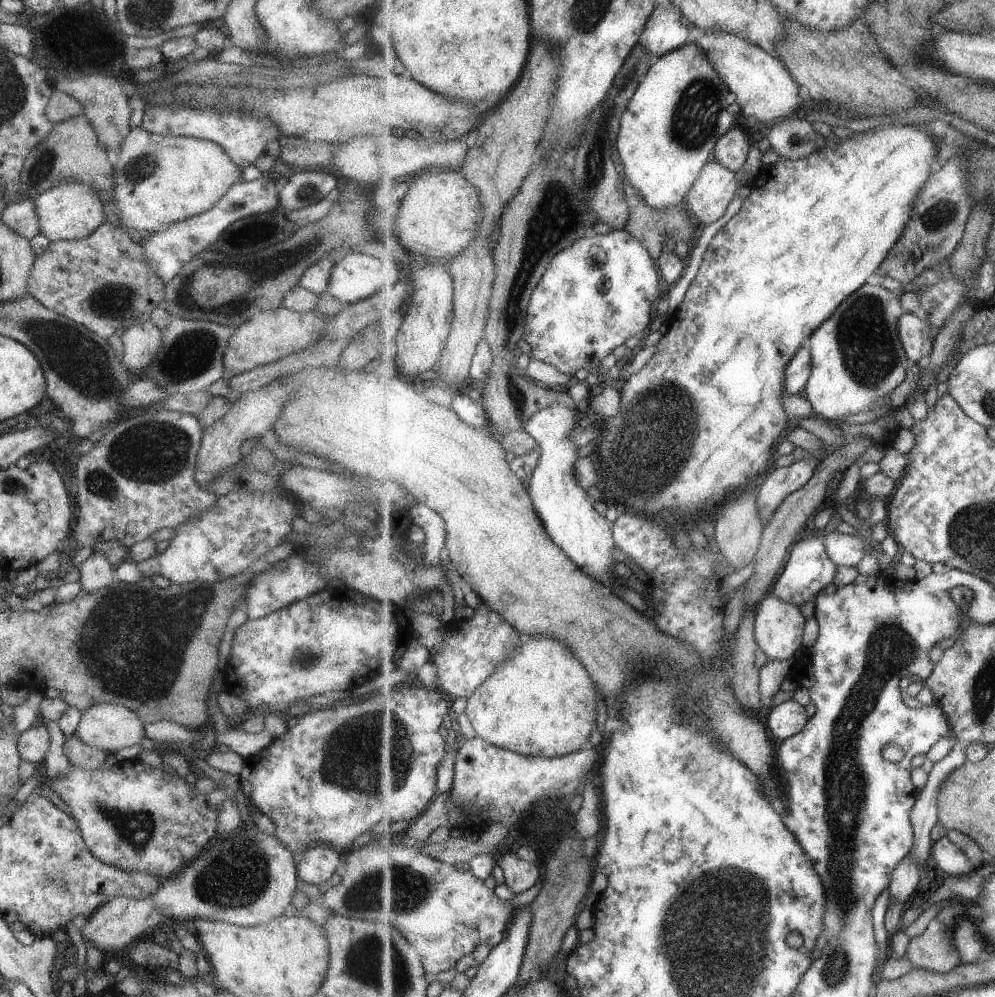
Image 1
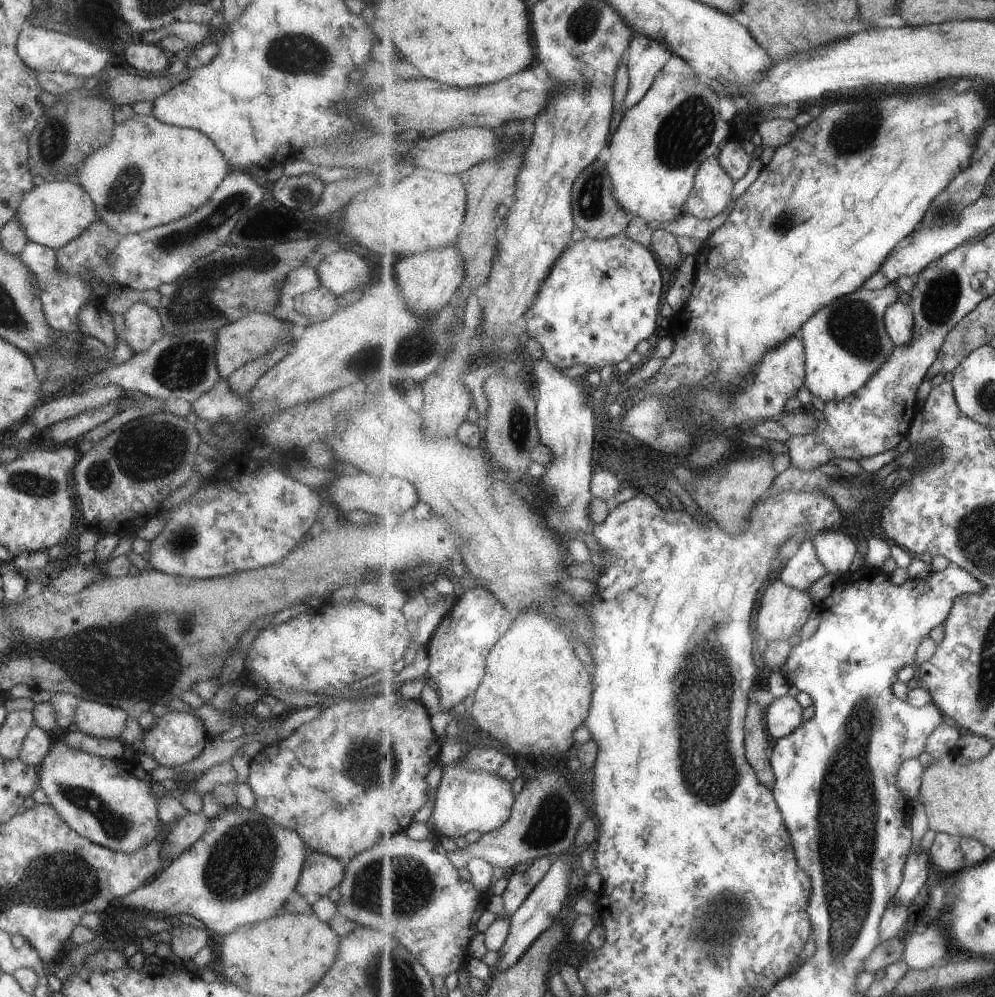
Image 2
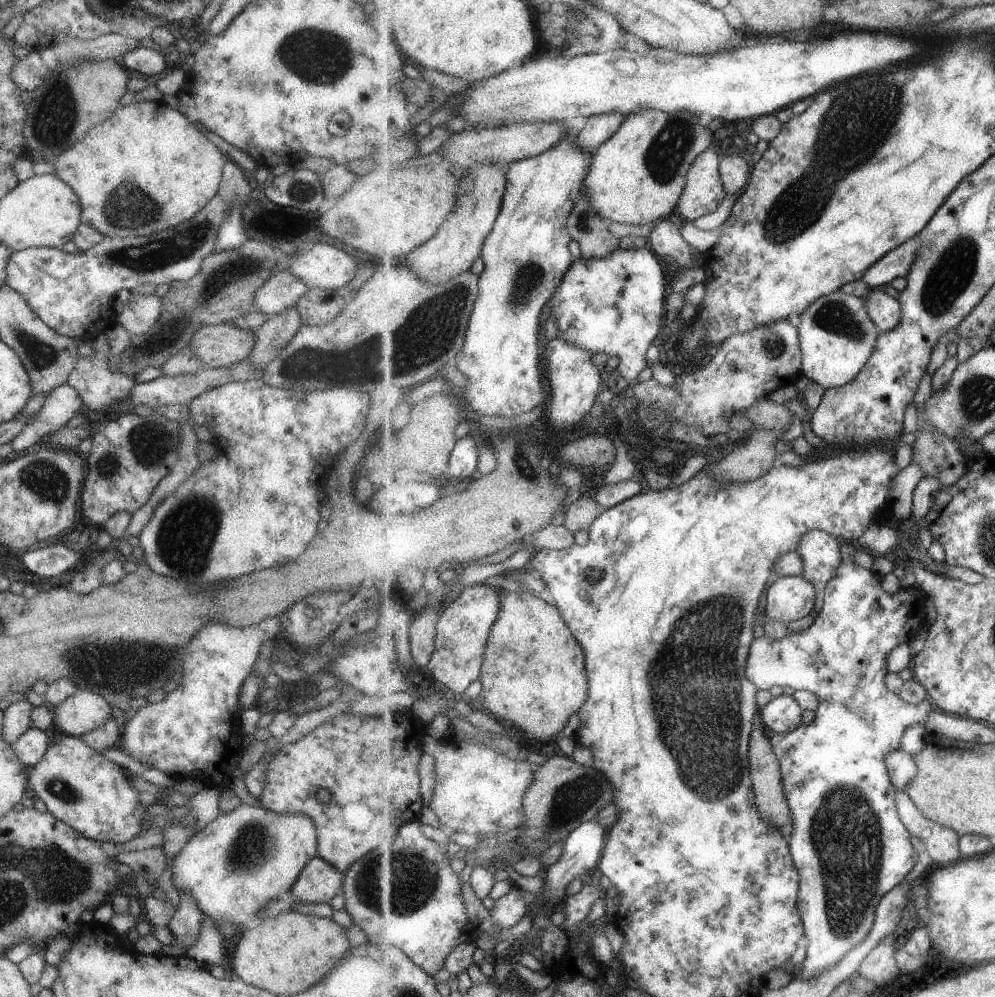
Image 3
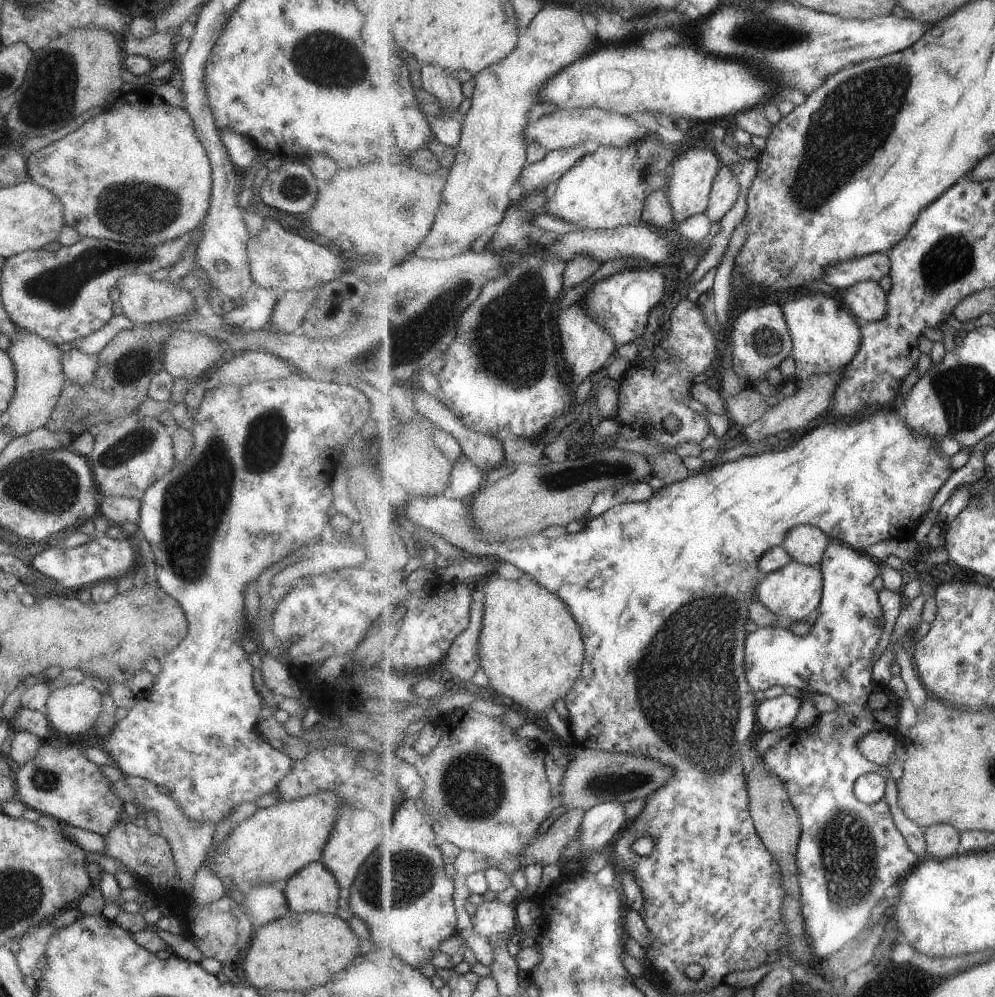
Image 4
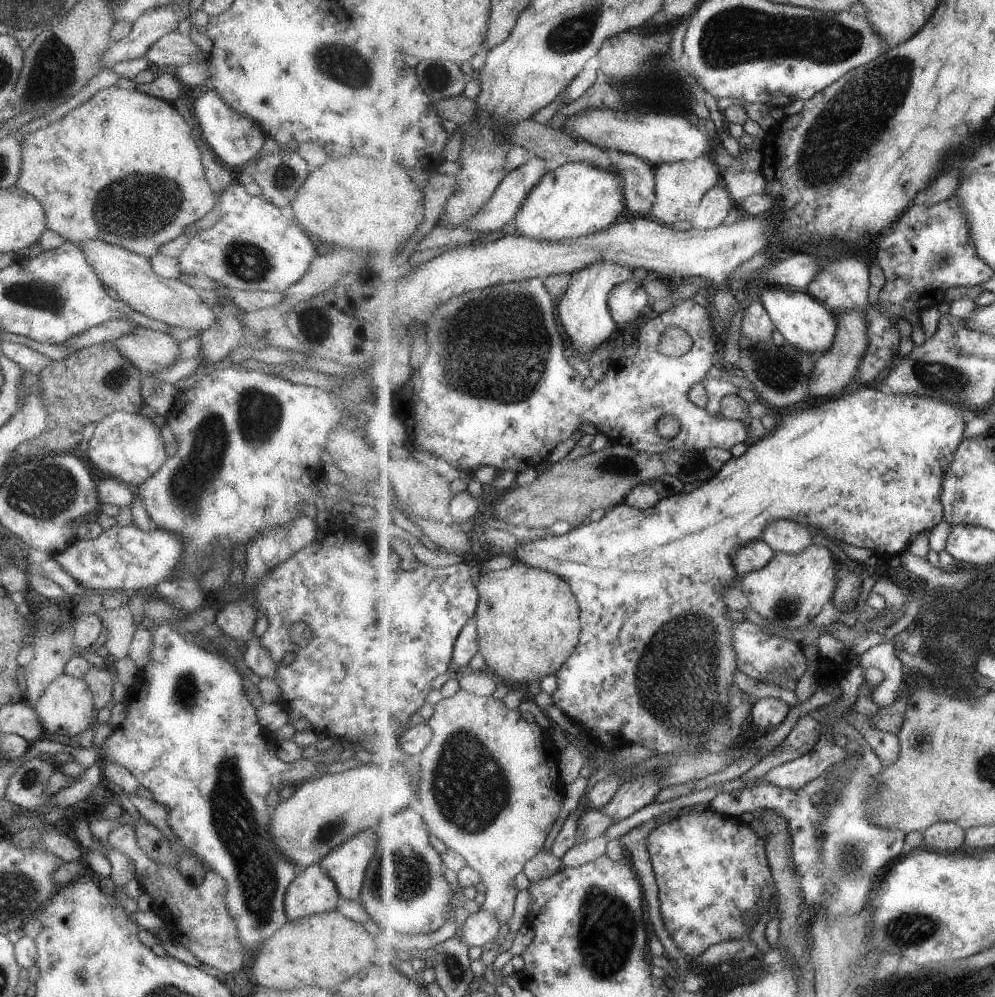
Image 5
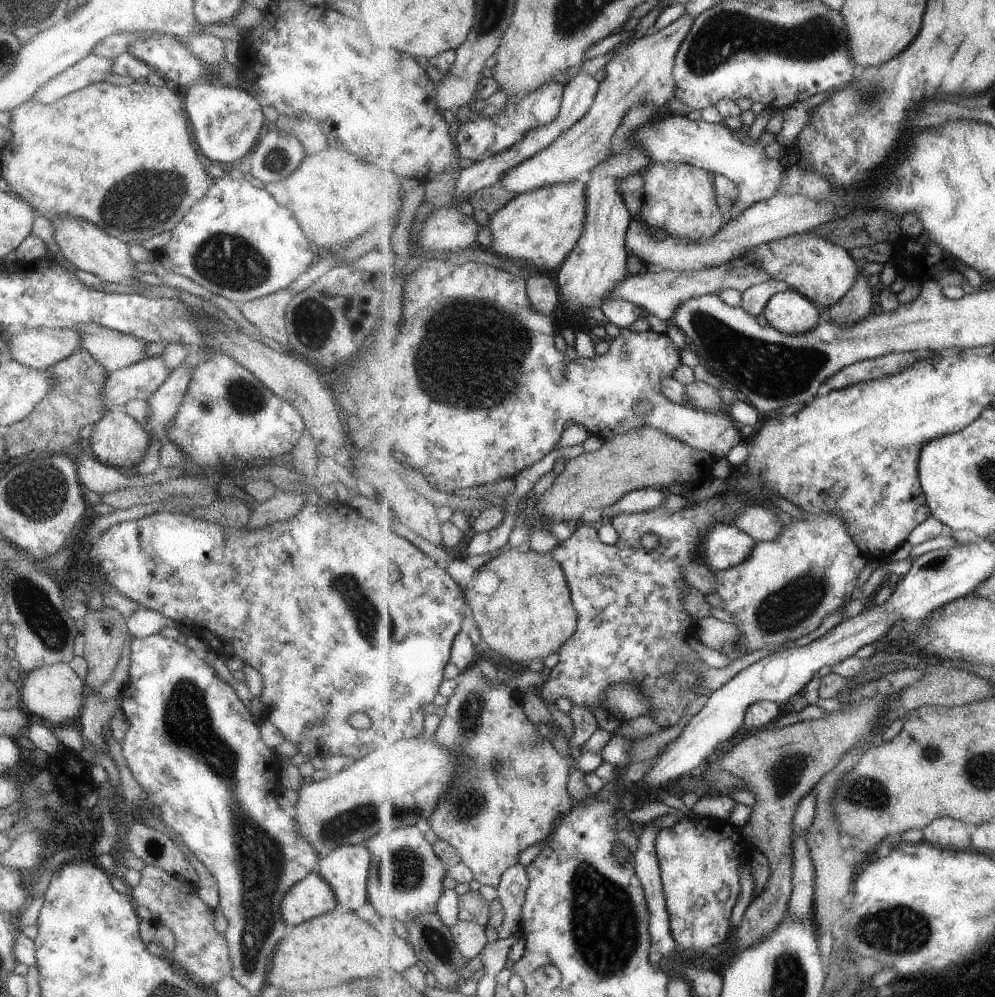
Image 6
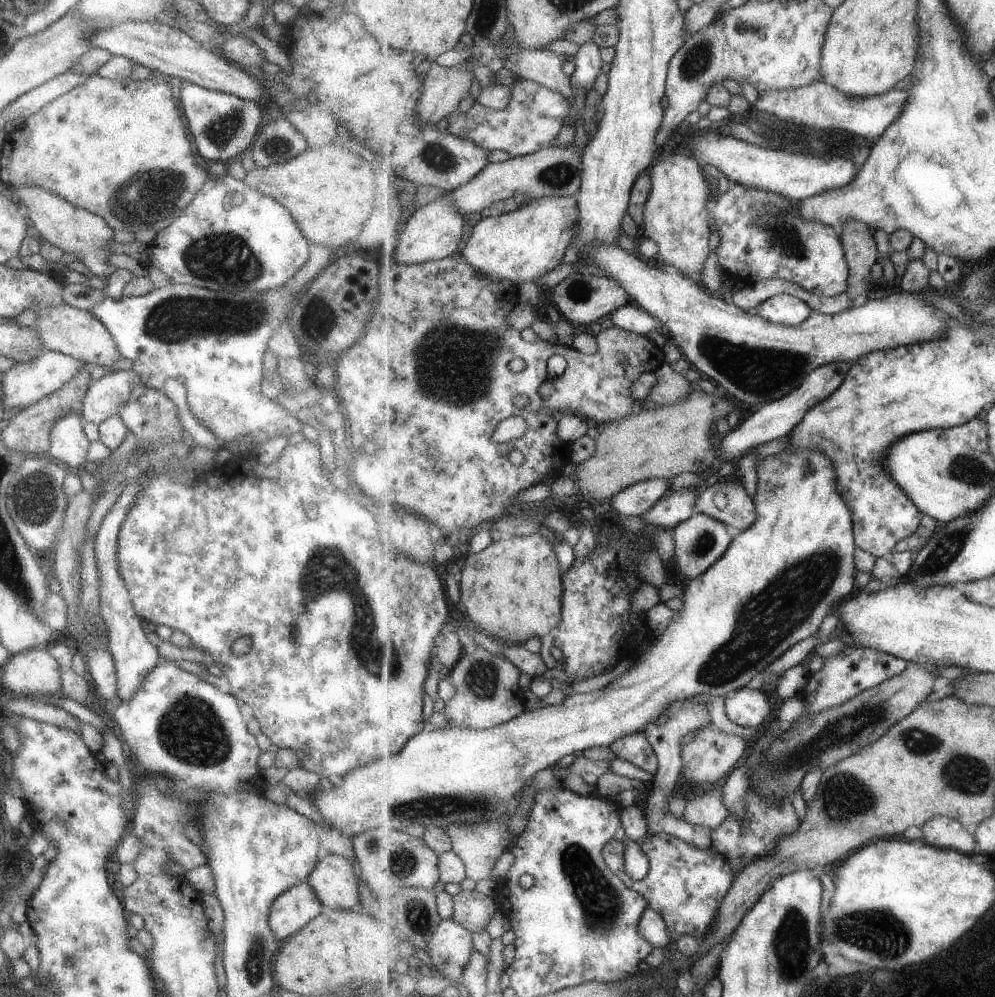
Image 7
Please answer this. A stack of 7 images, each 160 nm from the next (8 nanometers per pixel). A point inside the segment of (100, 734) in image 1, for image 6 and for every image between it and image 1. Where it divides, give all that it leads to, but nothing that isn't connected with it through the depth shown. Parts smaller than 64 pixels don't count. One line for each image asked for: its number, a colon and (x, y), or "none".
2: (91, 718)
3: (83, 711)
4: (72, 709)
5: (66, 706)
6: (55, 693)

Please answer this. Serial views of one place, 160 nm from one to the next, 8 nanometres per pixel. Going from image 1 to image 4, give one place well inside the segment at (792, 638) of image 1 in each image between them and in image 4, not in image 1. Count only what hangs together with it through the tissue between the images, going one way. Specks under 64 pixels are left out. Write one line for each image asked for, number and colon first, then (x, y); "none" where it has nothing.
2: (782, 610)
3: (787, 599)
4: (794, 592)

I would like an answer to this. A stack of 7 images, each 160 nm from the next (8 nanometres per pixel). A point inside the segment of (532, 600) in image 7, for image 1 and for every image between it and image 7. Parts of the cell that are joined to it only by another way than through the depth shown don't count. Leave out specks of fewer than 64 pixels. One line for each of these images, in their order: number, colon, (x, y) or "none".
1: (542, 703)
2: (536, 693)
3: (533, 678)
4: (532, 651)
5: (528, 622)
6: (521, 601)

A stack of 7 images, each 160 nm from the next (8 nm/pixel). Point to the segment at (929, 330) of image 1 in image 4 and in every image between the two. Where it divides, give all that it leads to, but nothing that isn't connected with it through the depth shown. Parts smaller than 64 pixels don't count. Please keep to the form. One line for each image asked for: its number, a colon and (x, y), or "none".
2: (899, 319)
3: (887, 313)
4: (866, 300)

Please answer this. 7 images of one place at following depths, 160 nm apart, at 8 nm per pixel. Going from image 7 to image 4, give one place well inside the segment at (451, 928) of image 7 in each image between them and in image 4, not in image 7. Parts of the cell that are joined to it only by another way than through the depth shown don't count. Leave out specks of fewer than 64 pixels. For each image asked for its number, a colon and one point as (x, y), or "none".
4: (491, 917)
5: (481, 927)
6: (471, 937)

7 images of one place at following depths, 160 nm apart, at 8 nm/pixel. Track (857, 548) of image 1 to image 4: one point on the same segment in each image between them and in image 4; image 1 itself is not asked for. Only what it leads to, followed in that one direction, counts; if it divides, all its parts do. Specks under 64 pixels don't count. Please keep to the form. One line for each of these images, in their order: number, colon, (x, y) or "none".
2: (837, 550)
3: (822, 552)
4: (807, 544)

